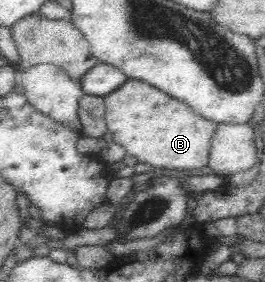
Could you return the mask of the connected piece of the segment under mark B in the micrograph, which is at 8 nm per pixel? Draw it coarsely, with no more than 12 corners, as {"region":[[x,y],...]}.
{"region":[[156,87],[104,96],[113,142],[153,169],[207,166],[217,125]]}

